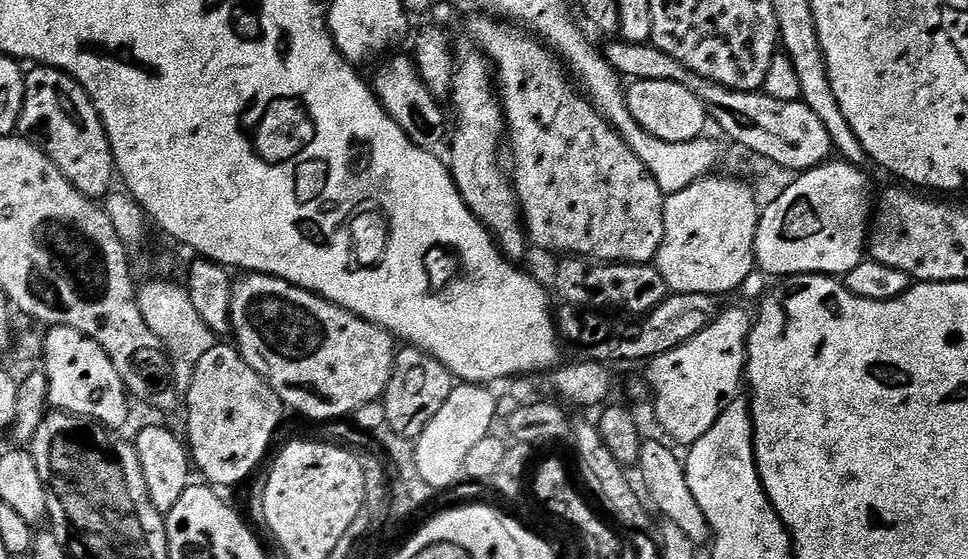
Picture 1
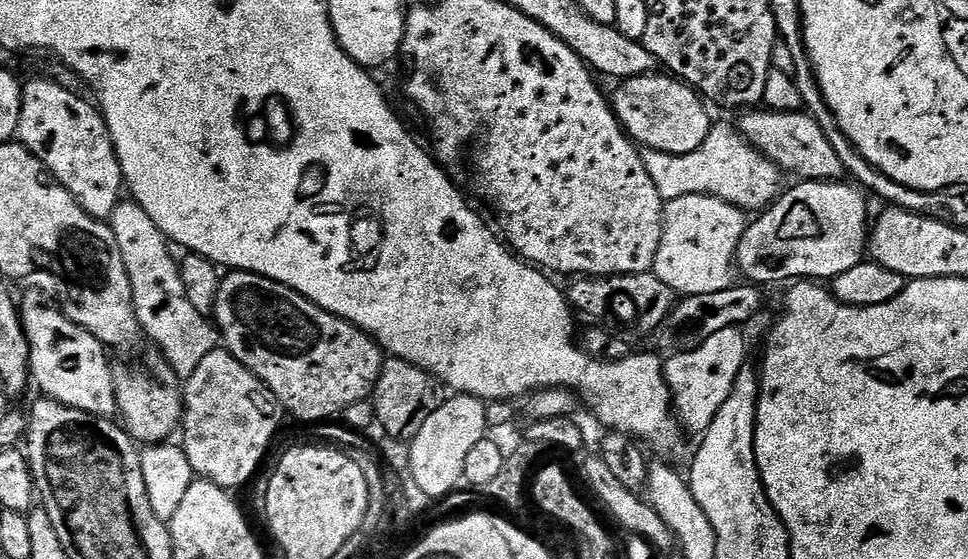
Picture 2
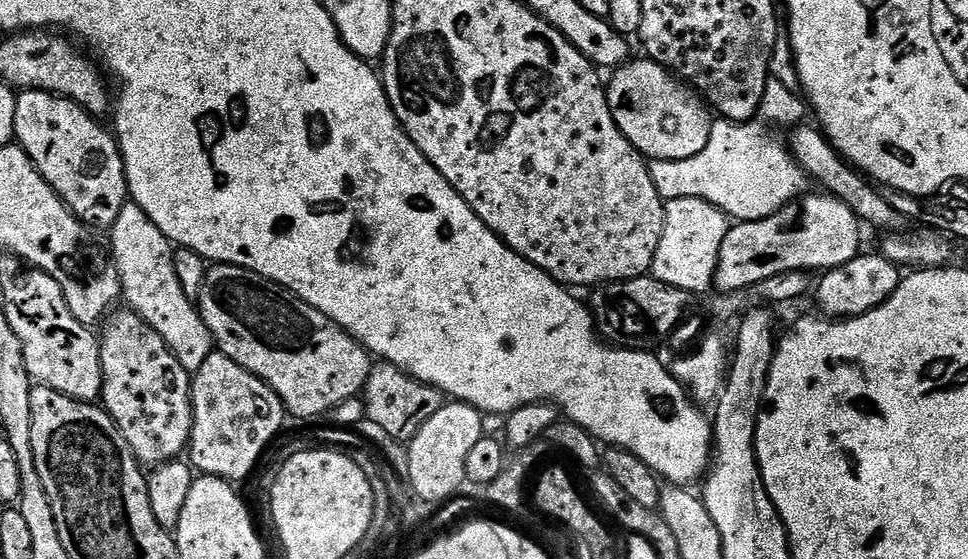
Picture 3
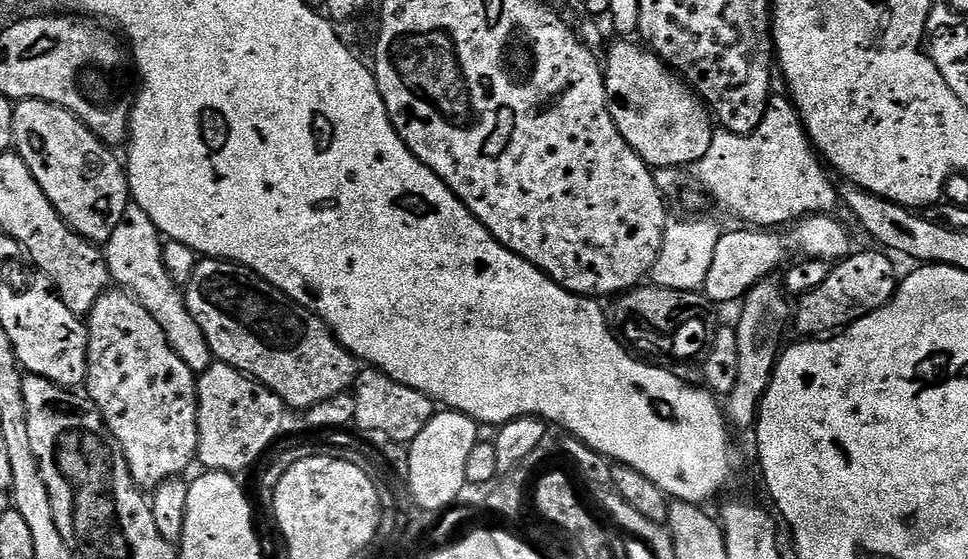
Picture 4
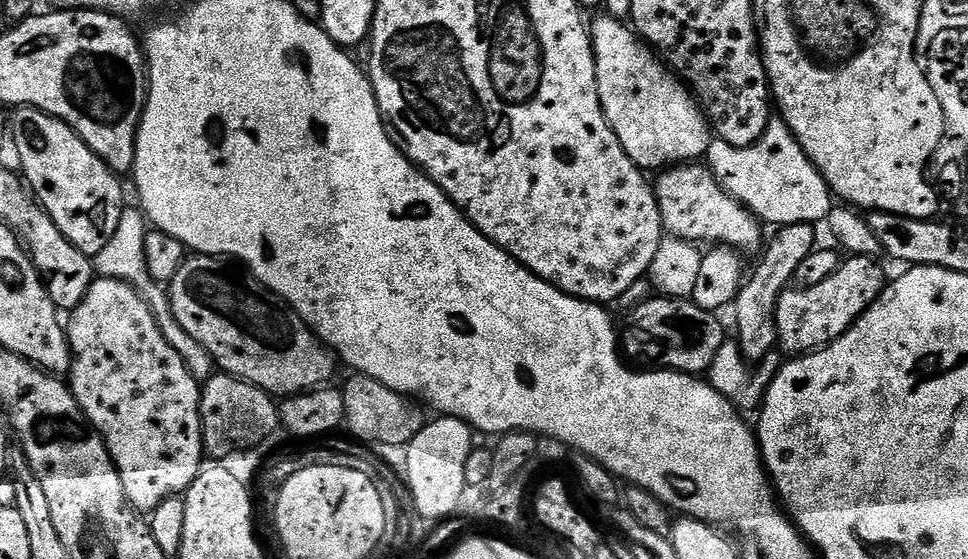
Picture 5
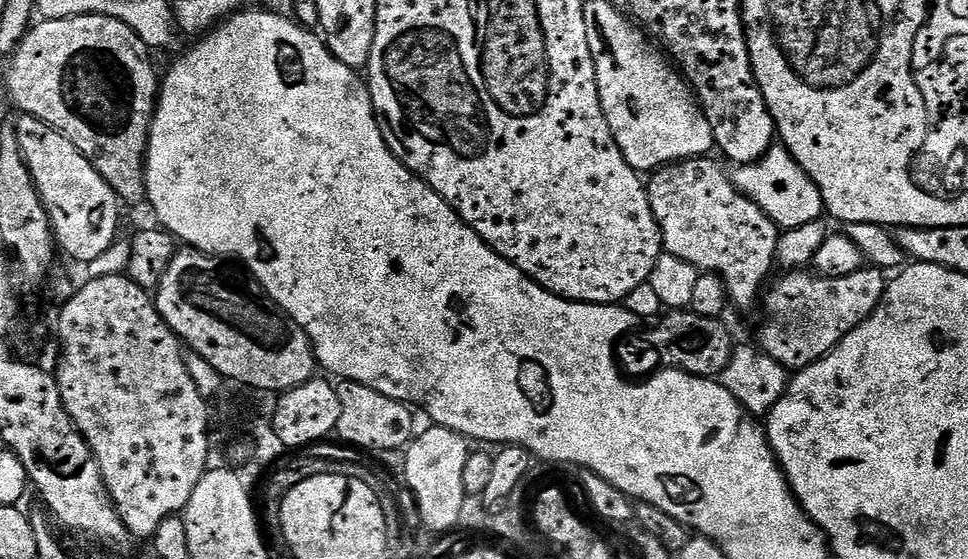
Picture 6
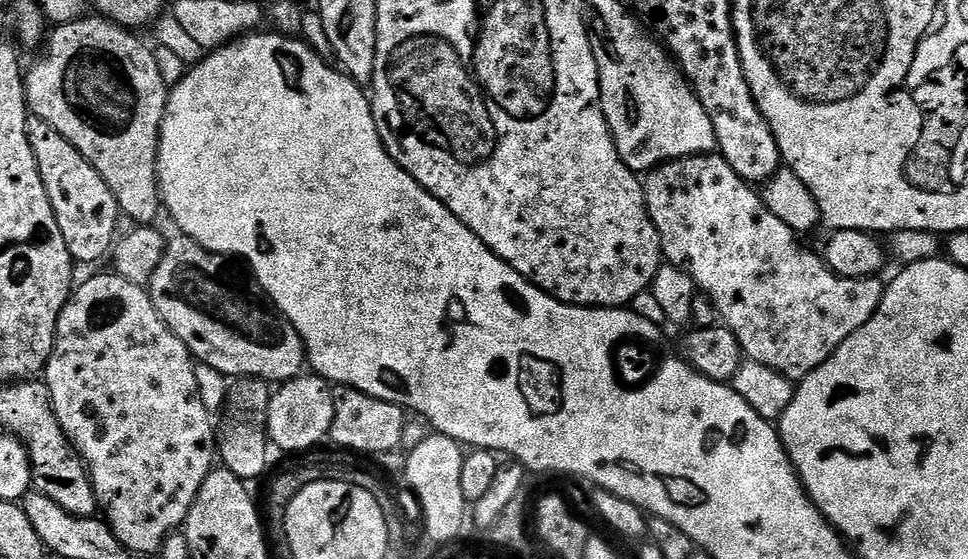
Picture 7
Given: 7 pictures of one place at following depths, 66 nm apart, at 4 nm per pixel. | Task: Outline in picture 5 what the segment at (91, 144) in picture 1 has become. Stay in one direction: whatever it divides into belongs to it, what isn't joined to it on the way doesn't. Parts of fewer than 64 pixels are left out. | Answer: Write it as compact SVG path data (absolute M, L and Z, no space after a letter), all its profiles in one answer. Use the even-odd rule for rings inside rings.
M17 107L11 113L10 144L16 147L16 156L20 159L19 171L40 207L71 244L78 246L82 254L94 258L110 243L110 237L114 235L114 230L118 230L118 222L124 213L126 201L124 188L120 185L121 177L106 166L106 162L102 162L102 158L98 158L98 154L94 154L82 138L78 138L70 125L37 108Z

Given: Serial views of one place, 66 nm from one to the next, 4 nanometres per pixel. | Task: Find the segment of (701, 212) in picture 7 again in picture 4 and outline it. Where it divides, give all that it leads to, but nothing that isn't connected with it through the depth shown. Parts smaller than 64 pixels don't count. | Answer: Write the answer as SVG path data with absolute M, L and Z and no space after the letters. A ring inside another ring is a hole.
M853 251L833 267L826 282L822 282L818 290L799 297L797 304L800 305L794 308L794 328L796 324L801 337L820 338L825 334L839 333L891 300L898 287L898 275L892 265L893 257L887 251L875 251Z

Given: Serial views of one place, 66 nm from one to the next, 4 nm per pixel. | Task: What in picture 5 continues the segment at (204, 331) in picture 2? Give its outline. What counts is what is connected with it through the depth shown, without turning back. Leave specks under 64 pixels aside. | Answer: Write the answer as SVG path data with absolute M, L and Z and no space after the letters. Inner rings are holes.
M136 206L125 207L122 218L118 222L118 230L114 230L114 235L110 237L110 243L94 257L94 268L97 273L105 280L121 280L135 288L145 302L150 306L166 342L178 350L182 362L186 362L186 370L196 380L201 382L208 381L214 375L214 365L212 356L202 346L202 342L194 342L186 330L178 324L178 318L174 318L172 313L172 304L168 301L167 291L161 285L156 283L155 278L149 274L146 266L146 238L150 231L150 225L141 209Z

